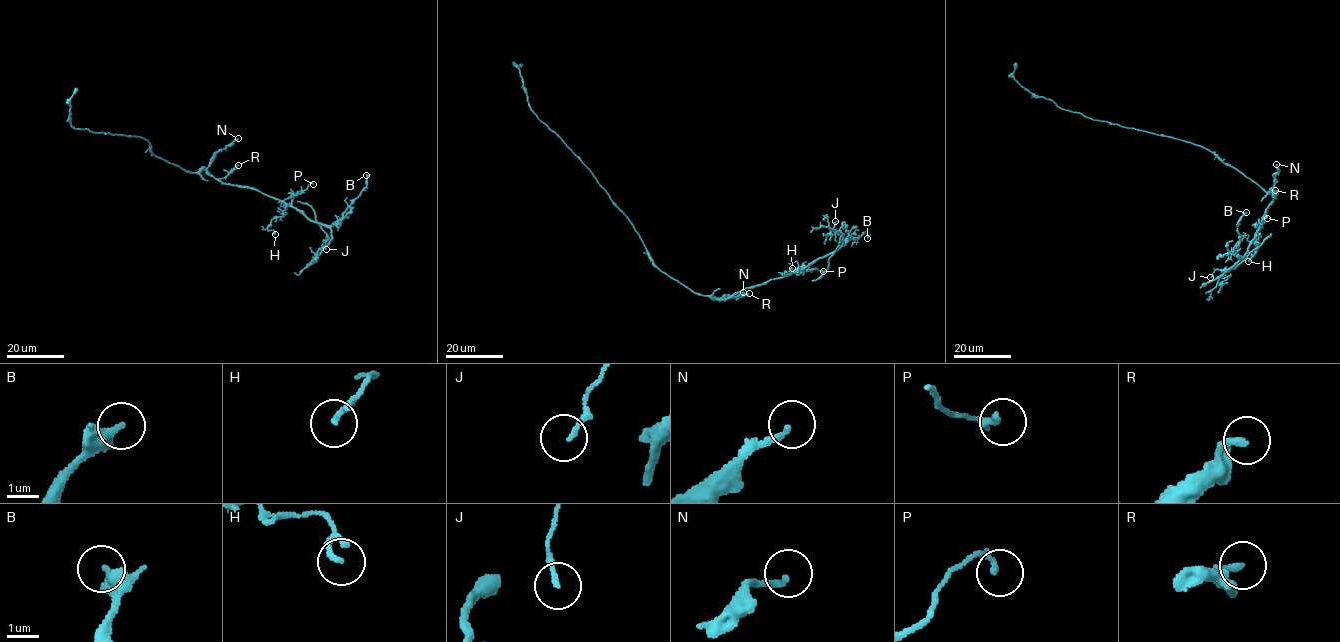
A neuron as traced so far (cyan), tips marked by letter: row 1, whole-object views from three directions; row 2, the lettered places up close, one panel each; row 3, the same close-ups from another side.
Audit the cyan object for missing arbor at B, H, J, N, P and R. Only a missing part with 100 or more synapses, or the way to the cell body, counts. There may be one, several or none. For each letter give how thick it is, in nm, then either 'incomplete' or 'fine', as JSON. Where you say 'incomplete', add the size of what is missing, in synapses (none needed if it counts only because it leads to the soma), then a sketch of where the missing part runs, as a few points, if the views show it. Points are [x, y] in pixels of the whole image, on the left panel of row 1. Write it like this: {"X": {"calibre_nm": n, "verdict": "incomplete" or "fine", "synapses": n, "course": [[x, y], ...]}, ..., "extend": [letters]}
{"B": {"calibre_nm": 360, "verdict": "fine"}, "H": {"calibre_nm": 170, "verdict": "fine"}, "J": {"calibre_nm": 150, "verdict": "fine"}, "N": {"calibre_nm": 200, "verdict": "fine"}, "P": {"calibre_nm": 190, "verdict": "fine"}, "R": {"calibre_nm": 220, "verdict": "fine"}, "extend": []}

